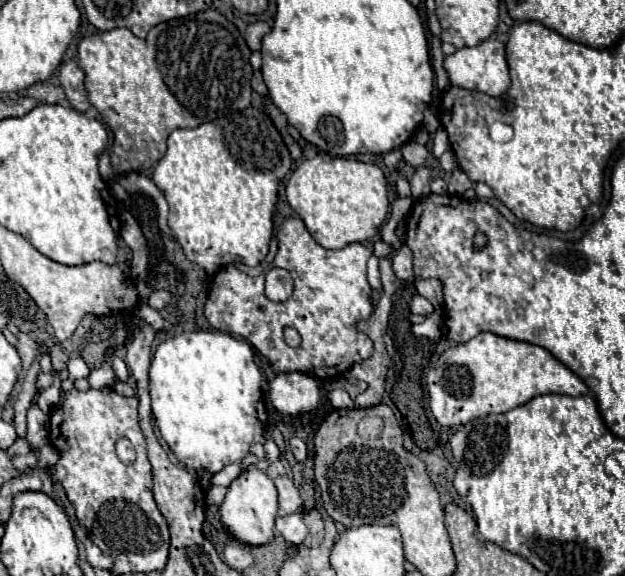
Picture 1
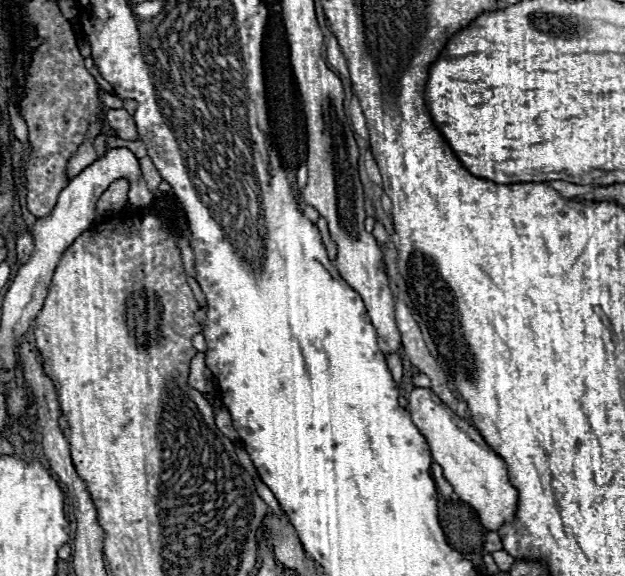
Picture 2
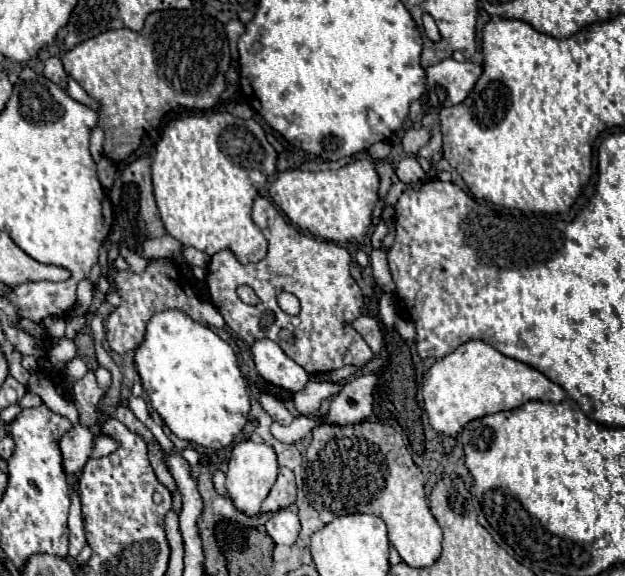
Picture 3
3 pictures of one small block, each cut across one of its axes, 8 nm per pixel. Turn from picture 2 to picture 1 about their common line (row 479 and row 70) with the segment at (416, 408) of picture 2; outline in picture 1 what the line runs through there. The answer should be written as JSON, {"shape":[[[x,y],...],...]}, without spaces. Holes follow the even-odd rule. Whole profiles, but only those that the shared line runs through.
{"shape":[[[488,38],[480,46],[474,46],[474,48],[460,48],[460,50],[456,50],[456,54],[446,56],[444,70],[448,72],[452,86],[466,88],[466,90],[480,90],[480,92],[486,92],[490,96],[502,96],[510,86],[504,44],[494,40],[494,38]]]}

